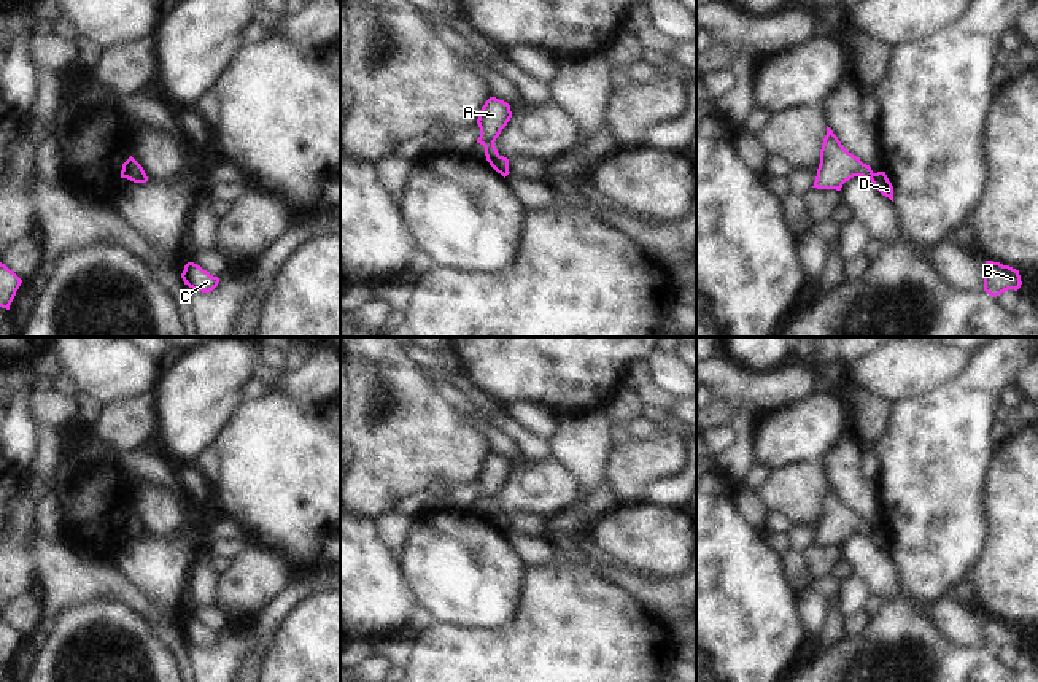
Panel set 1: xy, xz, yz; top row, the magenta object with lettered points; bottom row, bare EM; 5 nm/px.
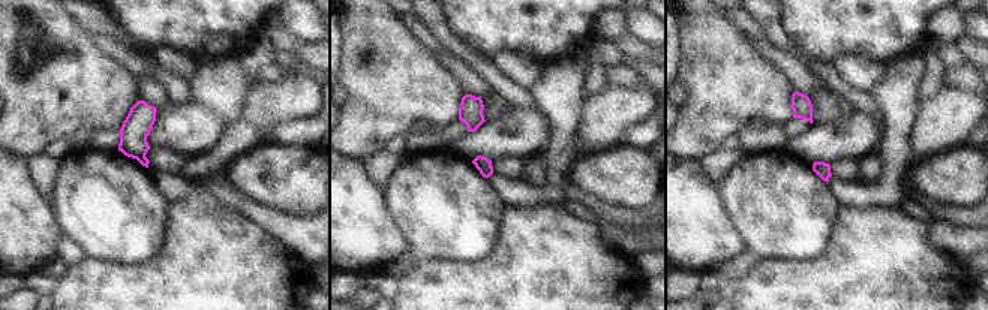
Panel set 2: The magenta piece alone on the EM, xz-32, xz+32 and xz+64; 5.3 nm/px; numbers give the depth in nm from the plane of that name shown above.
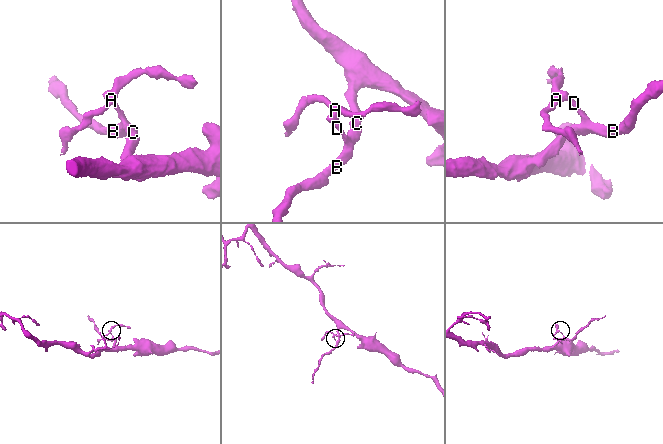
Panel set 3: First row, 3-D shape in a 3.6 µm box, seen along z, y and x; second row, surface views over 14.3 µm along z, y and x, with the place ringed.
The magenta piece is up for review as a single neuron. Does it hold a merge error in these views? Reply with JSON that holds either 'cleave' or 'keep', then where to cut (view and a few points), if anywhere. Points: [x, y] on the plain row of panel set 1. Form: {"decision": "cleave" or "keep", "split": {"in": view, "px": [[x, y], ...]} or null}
{"decision": "cleave", "split": {"in": "xz", "px": [[498, 511], [488, 517]]}}

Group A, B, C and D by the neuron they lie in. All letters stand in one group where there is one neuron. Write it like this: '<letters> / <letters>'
A / B C D

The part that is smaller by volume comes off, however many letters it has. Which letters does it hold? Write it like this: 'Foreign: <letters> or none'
Foreign: A

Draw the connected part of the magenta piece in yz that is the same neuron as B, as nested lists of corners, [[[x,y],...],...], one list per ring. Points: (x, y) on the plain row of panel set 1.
[[[986,617],[982,623],[982,633],[984,647],[993,653],[1008,645],[1017,647],[1022,641],[1019,626],[993,617]]]

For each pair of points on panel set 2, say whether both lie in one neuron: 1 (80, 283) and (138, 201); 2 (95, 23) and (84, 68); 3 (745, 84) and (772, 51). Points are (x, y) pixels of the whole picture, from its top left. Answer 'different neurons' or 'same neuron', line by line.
1: different neurons
2: different neurons
3: different neurons

